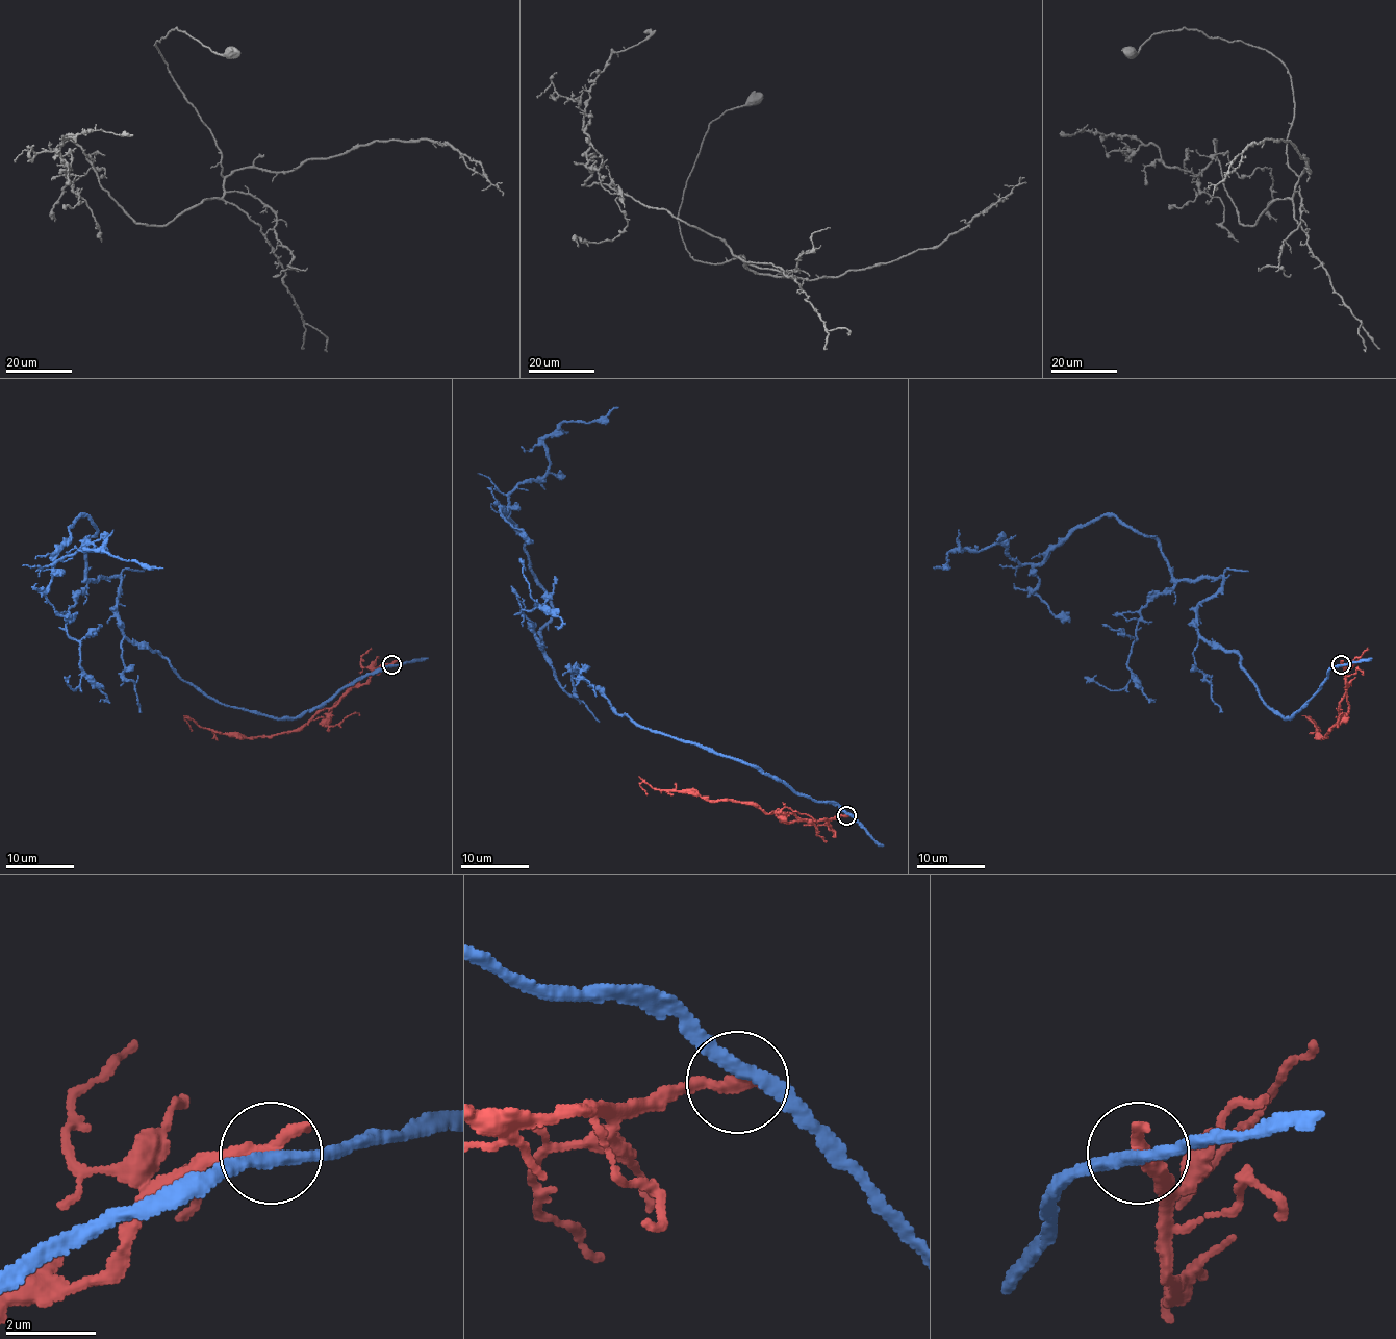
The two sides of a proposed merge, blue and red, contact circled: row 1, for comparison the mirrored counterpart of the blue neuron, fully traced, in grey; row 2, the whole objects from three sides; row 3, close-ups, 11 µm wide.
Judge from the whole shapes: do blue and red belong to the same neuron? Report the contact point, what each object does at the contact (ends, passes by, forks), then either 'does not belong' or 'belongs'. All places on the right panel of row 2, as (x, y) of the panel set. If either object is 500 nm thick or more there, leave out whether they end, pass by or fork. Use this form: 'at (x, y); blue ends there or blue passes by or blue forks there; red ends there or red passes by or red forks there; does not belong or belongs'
at (1341, 664); blue passes by; red ends there; does not belong

